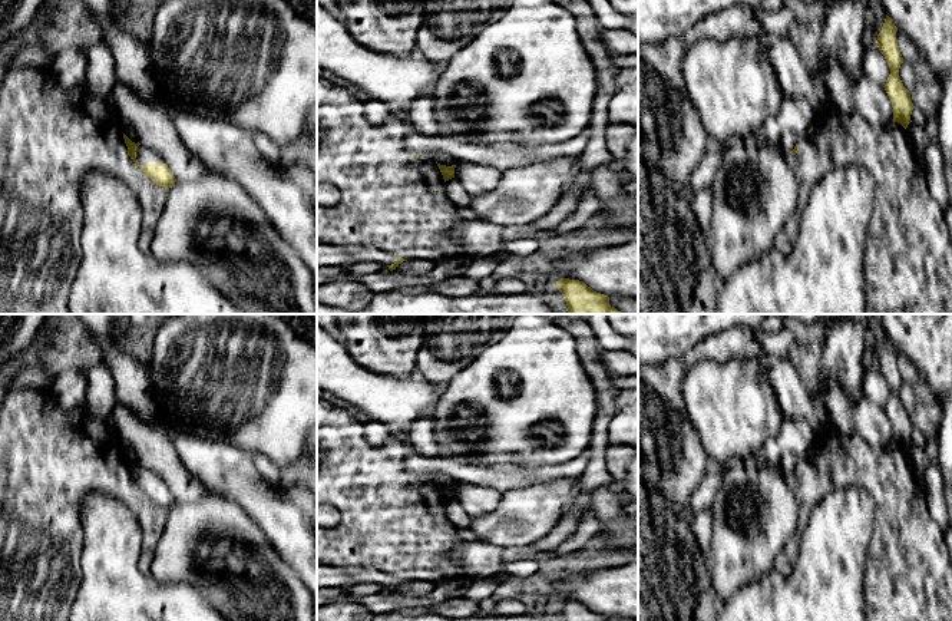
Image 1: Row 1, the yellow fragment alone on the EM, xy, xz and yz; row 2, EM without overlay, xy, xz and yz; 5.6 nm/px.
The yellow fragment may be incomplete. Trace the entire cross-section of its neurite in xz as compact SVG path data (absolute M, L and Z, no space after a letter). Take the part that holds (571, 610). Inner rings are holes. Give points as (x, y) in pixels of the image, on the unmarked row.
M561 599L556 602L556 610L565 621L609 621L608 617L594 612L579 601Z

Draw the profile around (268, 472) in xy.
M254 455L254 465L262 480L270 485L277 485L281 469L277 468L265 455Z

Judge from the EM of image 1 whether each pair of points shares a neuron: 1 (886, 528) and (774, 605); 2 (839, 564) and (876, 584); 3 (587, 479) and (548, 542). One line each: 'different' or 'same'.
1: different
2: different
3: same

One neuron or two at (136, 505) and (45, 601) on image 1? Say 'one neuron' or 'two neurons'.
one neuron

